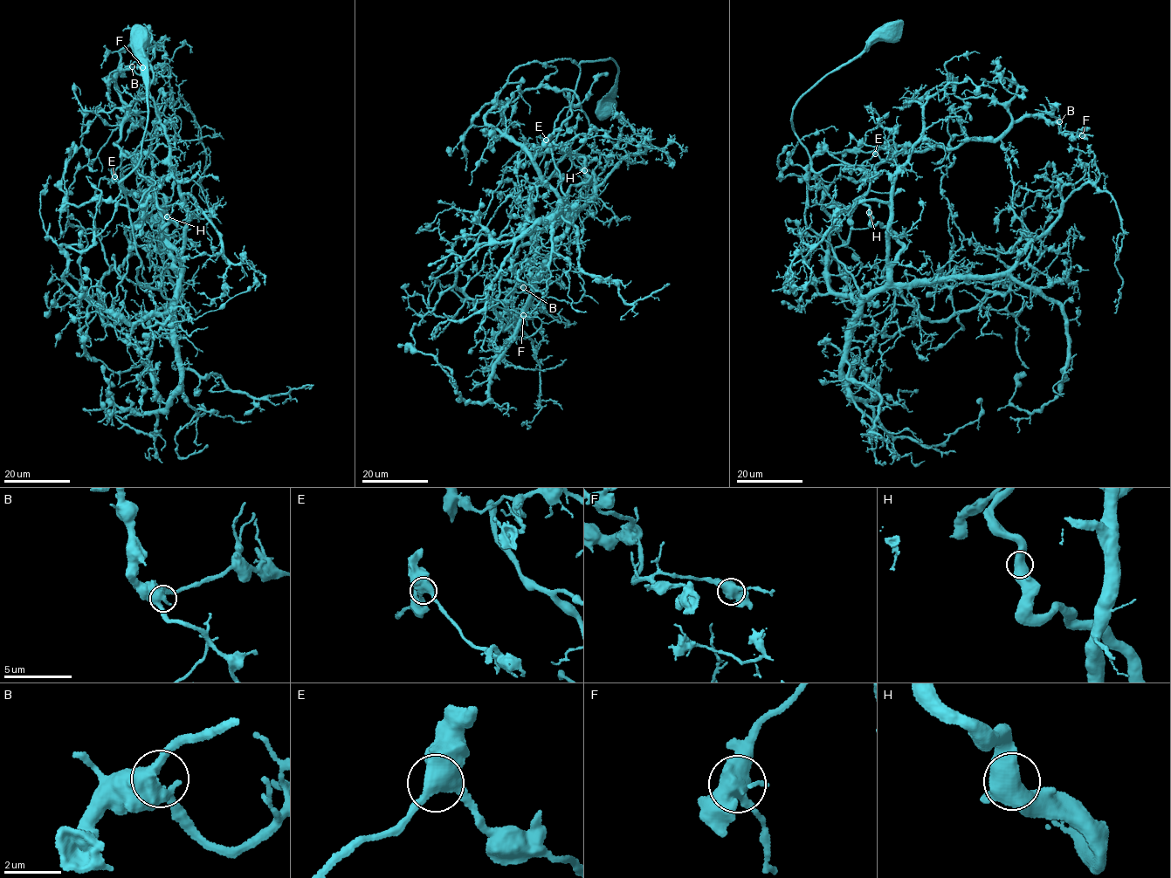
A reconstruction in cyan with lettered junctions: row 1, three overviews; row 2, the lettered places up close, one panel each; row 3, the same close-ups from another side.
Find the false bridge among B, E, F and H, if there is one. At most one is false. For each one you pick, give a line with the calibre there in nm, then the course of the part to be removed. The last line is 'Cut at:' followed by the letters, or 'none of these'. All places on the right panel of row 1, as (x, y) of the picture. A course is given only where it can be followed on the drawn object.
Cut at: none of these

